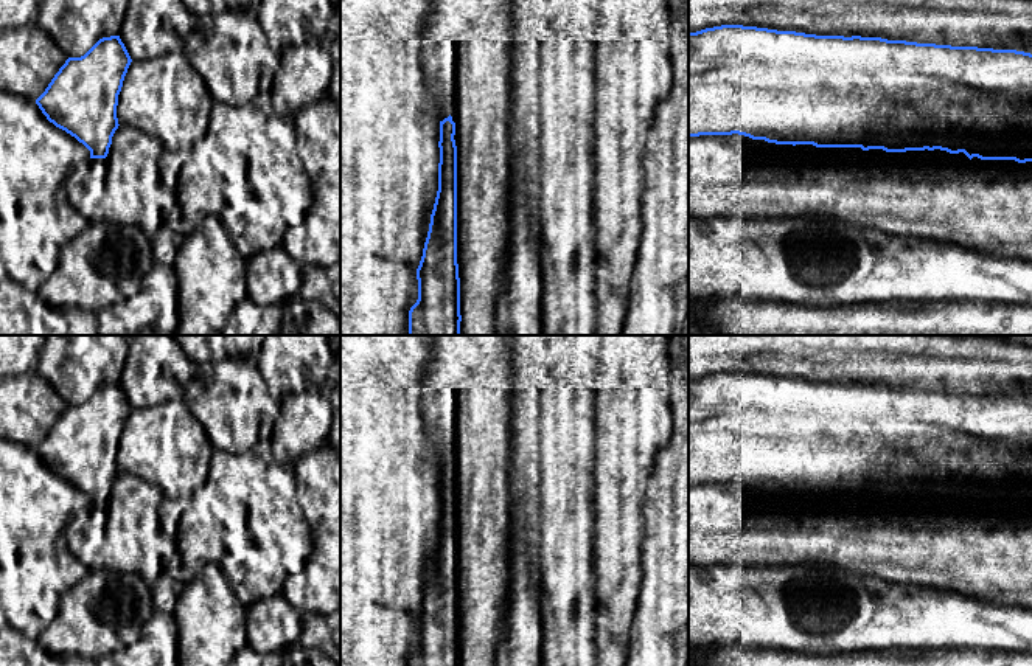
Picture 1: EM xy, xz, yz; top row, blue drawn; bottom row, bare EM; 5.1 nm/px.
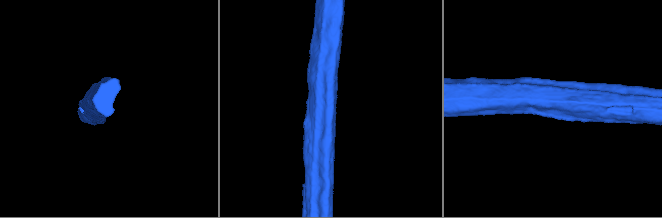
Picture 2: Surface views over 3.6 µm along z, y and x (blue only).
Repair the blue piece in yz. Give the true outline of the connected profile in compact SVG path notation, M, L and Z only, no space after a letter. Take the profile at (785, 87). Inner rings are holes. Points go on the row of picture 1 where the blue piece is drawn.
M743 25L689 33L689 138L732 134L776 144L886 152L940 149L964 152L970 160L1032 161L1032 54Z

